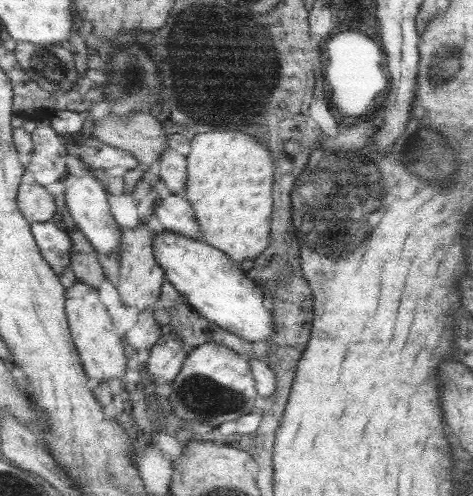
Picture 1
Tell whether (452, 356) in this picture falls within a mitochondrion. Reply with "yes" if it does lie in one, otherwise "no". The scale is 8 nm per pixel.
no

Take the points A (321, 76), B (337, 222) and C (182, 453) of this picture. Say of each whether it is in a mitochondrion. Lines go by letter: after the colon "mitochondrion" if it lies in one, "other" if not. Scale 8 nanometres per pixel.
A: other
B: mitochondrion
C: other

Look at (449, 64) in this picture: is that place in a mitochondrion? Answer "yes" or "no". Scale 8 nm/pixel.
yes

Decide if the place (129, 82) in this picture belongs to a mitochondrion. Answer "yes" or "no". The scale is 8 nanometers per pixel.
yes

